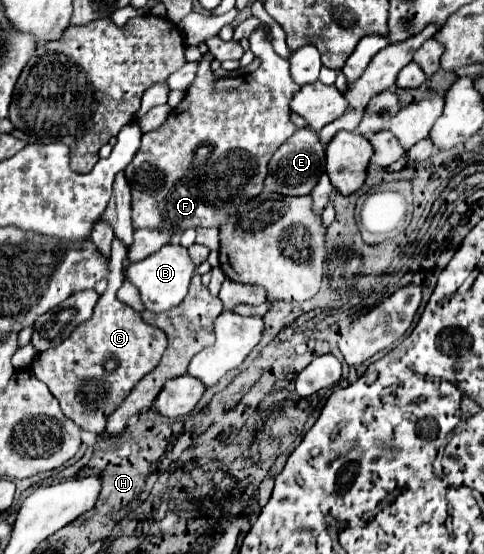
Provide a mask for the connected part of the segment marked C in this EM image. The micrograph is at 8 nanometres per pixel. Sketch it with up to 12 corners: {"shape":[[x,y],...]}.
{"shape":[[126,244],[92,318],[32,372],[82,430],[152,372],[166,334],[122,304]]}

